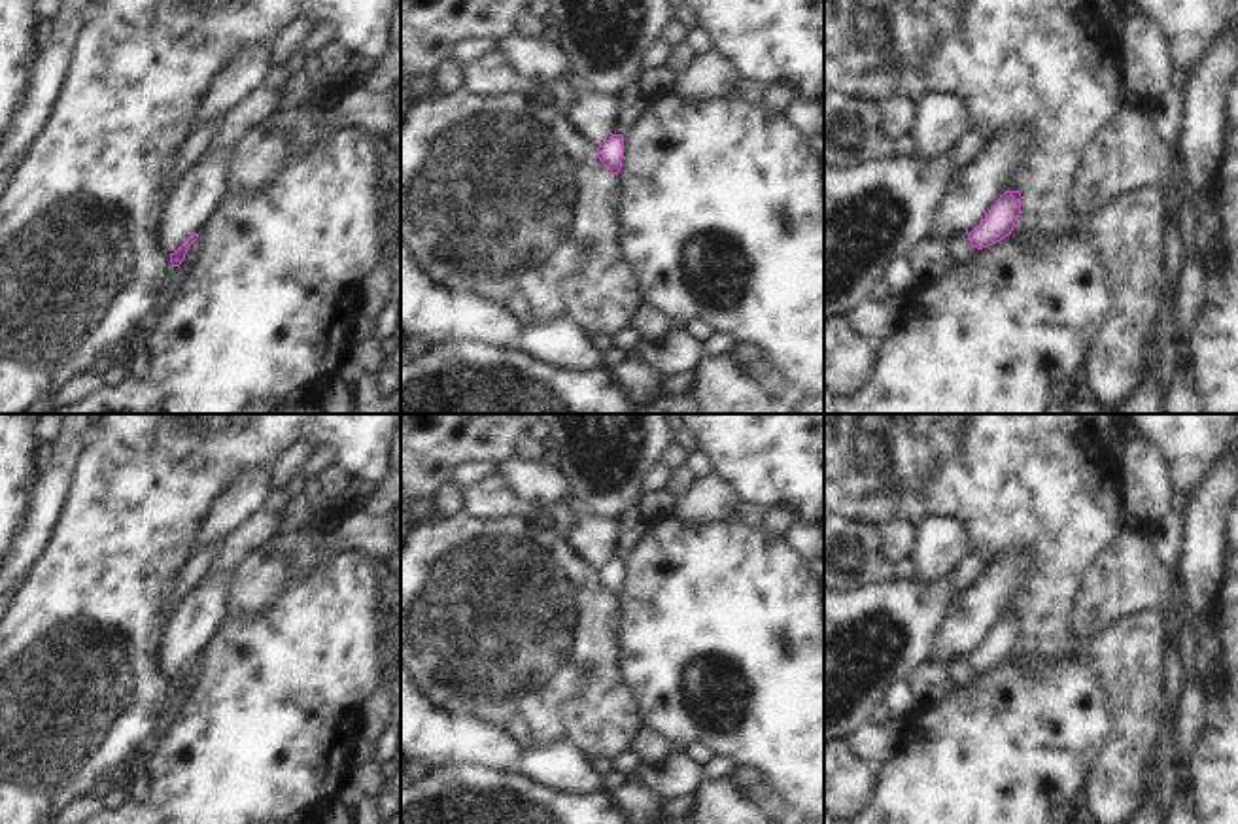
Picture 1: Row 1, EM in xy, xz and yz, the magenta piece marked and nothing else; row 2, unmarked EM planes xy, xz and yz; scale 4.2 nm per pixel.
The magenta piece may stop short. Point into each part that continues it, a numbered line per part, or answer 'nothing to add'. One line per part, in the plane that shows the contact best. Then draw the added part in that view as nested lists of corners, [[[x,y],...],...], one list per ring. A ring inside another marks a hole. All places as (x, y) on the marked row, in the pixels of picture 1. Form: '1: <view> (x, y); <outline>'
nothing to add

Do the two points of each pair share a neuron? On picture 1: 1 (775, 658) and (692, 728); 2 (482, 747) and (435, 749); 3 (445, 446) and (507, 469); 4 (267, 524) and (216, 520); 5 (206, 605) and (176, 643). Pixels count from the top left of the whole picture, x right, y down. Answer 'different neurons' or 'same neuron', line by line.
1: same neuron
2: same neuron
3: different neurons
4: different neurons
5: same neuron

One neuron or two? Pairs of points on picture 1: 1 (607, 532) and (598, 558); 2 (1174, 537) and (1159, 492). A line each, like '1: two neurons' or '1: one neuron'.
1: one neuron
2: two neurons

